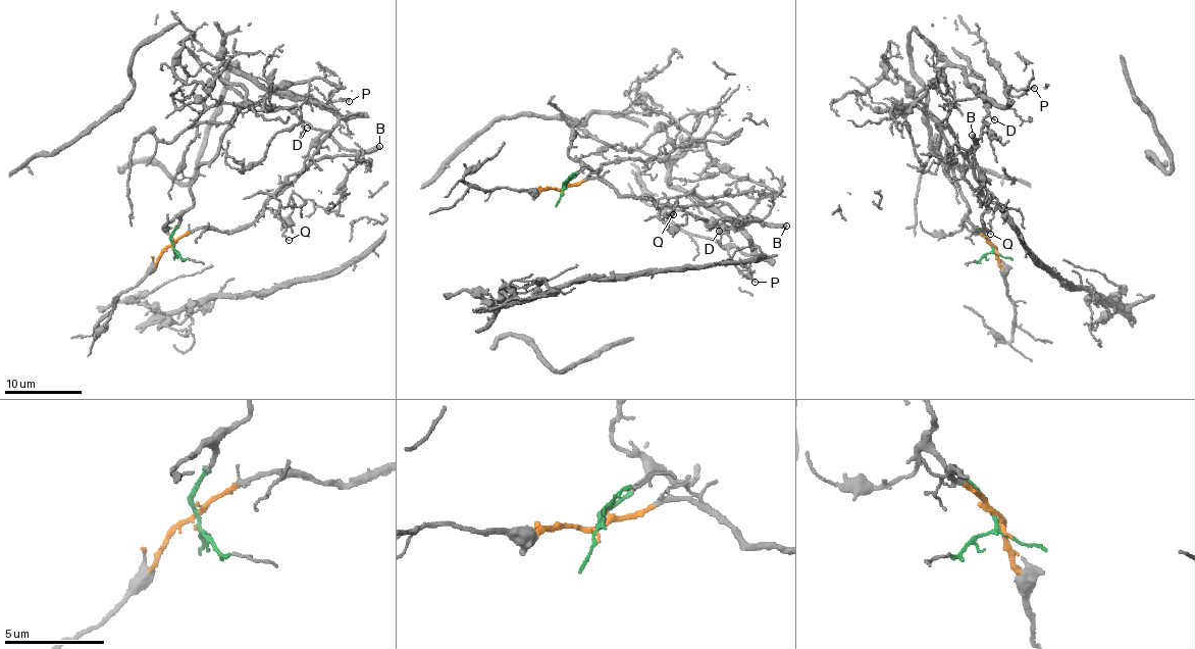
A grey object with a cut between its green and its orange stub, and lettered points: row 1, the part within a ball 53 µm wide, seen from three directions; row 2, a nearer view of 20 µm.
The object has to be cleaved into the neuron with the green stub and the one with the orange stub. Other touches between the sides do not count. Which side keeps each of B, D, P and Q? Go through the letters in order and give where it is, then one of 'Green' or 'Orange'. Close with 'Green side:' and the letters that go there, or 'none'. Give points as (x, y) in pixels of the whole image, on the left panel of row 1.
B: Place: (379, 146). Orange
D: Place: (307, 128). Orange
P: Place: (349, 101). Green
Q: Place: (289, 240). Orange
Green side: P

